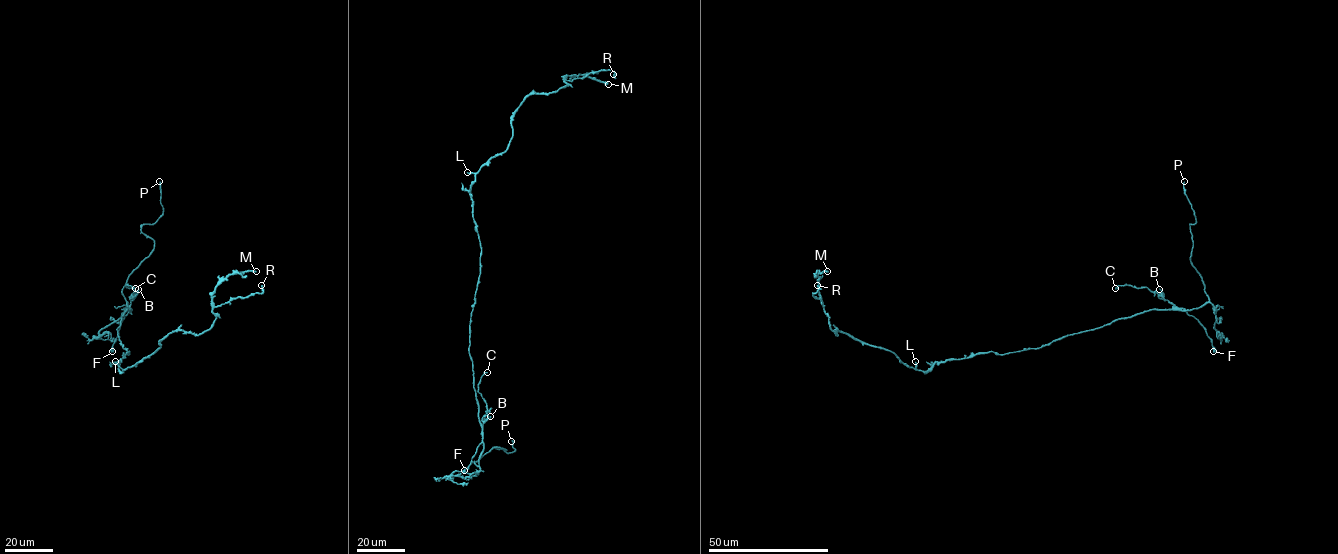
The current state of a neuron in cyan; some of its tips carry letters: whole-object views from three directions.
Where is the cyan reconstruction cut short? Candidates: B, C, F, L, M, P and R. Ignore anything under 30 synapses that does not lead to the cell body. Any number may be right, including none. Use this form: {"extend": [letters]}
{"extend": ["M", "P"]}

